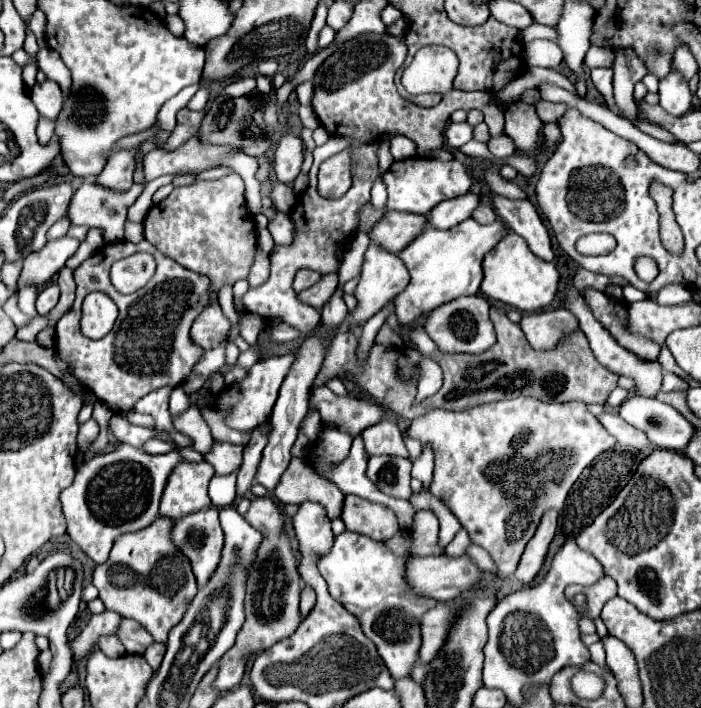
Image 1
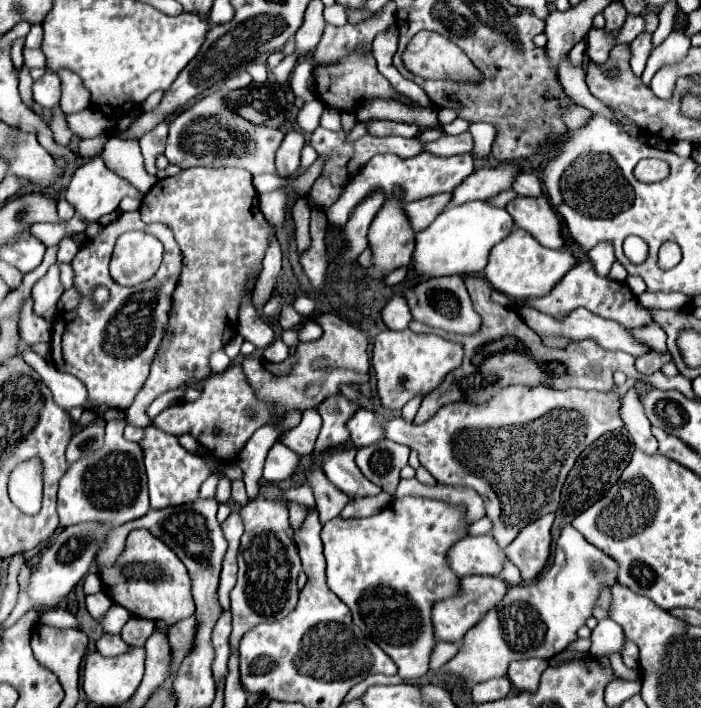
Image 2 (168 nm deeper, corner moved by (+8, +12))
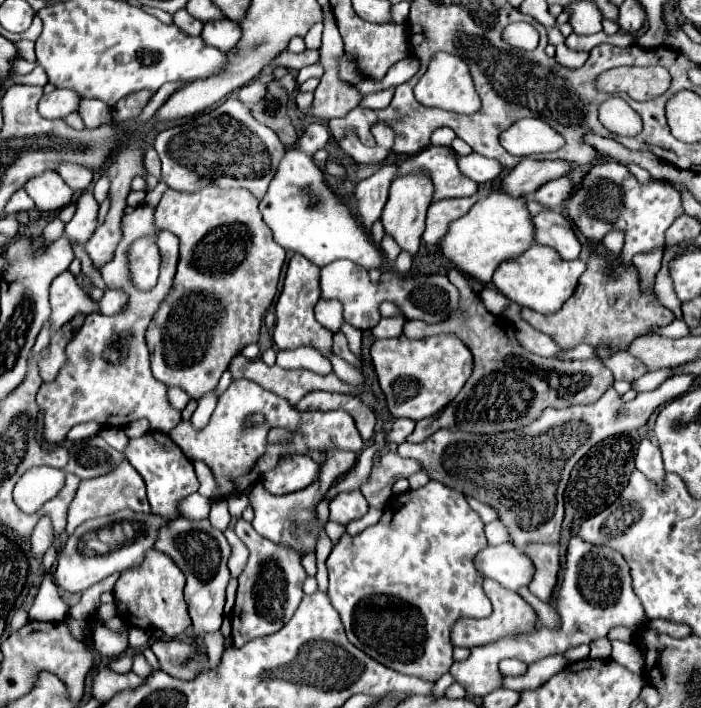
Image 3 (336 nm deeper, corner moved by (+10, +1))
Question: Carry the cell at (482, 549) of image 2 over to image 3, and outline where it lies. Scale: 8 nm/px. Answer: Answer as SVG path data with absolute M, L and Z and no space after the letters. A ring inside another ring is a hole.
M510 543L484 547L474 557L474 567L484 579L494 579L510 591L528 585L534 575L534 565L530 559L522 553L522 549Z

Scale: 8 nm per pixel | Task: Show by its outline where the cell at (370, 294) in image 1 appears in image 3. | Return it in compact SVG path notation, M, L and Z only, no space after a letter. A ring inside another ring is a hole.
M406 175L406 177L394 179L390 187L388 203L380 217L384 225L384 233L390 235L400 245L400 249L408 251L412 257L418 253L418 247L420 247L420 237L424 231L424 217L426 217L430 199L432 199L432 183L426 179L426 175Z

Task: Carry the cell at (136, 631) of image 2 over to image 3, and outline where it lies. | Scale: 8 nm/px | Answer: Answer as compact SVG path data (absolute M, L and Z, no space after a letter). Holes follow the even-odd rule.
M136 653L134 655L134 669L132 669L136 675L140 675L140 677L146 677L146 675L150 675L152 673L152 669L150 669L150 665L146 663L146 659L144 659L144 655L142 653Z

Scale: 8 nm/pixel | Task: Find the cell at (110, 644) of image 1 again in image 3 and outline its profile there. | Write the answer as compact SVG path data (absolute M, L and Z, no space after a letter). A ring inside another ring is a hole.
M130 655L114 657L114 659L110 659L108 667L110 667L112 671L118 671L118 673L128 673L128 671L132 671L132 657L130 657Z

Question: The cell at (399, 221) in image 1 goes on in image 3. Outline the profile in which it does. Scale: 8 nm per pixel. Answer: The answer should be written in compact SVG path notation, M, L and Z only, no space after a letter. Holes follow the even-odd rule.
M478 195L464 197L464 199L442 199L432 203L426 215L426 231L422 235L424 243L434 247L444 237L448 223L462 217L476 201L478 201Z

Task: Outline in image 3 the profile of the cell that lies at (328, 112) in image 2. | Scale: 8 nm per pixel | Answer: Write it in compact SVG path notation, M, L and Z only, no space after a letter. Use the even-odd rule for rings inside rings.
M310 123L298 143L286 149L270 187L260 201L260 213L264 223L272 229L274 241L286 251L296 251L324 267L336 259L350 259L366 269L380 267L382 253L372 245L370 233L366 233L354 219L346 201L336 197L324 183L322 171L314 165L312 155L330 141L330 129L326 123Z

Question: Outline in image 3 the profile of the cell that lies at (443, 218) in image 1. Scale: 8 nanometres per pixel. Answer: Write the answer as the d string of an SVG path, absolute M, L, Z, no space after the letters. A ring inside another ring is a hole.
M524 157L512 171L508 171L500 181L498 189L514 197L532 195L542 183L558 179L570 171L566 161L534 161Z

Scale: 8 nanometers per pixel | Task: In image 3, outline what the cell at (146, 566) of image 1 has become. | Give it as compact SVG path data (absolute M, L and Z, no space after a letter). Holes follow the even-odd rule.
M150 549L144 555L144 561L138 567L132 567L132 571L126 571L120 575L114 587L114 597L118 603L118 617L128 627L138 627L144 631L162 629L166 637L178 637L184 633L192 623L188 617L188 607L184 601L184 583L186 577L178 567L174 567L172 559L168 555L162 555L156 549Z

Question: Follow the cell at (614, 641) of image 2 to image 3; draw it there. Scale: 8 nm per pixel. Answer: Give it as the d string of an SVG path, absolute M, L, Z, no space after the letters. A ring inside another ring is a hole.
M612 641L612 653L610 653L612 661L618 661L620 665L624 665L626 669L632 669L634 673L642 673L644 671L644 659L638 647L634 647L634 643L624 643L624 641Z

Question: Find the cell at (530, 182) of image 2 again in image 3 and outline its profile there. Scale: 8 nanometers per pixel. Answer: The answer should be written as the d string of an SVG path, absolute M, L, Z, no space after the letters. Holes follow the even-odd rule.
M560 177L560 179L554 179L554 181L544 183L544 185L534 193L534 201L538 201L540 205L544 205L544 207L548 207L548 209L560 211L564 199L566 199L568 193L570 193L570 189L572 189L570 179L568 179L568 177Z

